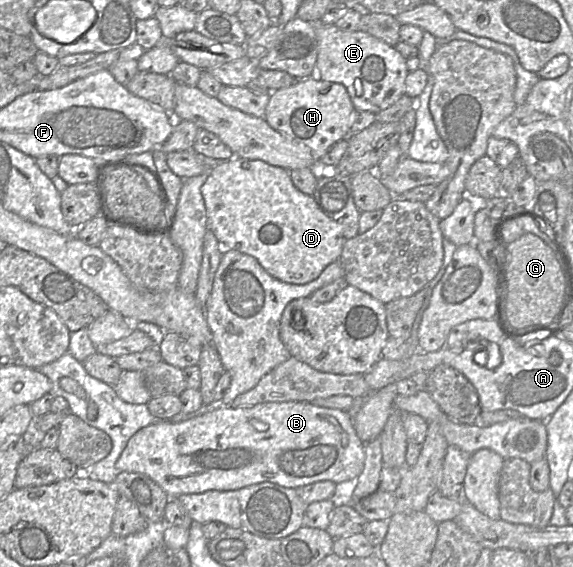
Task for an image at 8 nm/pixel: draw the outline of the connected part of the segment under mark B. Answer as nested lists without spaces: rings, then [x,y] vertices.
[[[268,402],[231,408],[217,405],[214,409],[186,421],[156,420],[138,430],[120,454],[116,468],[121,472],[141,473],[155,481],[171,499],[182,494],[210,490],[237,490],[262,482],[286,488],[300,488],[329,480],[339,486],[339,494],[361,474],[365,461],[365,443],[358,437],[351,413],[320,407],[312,402]]]

